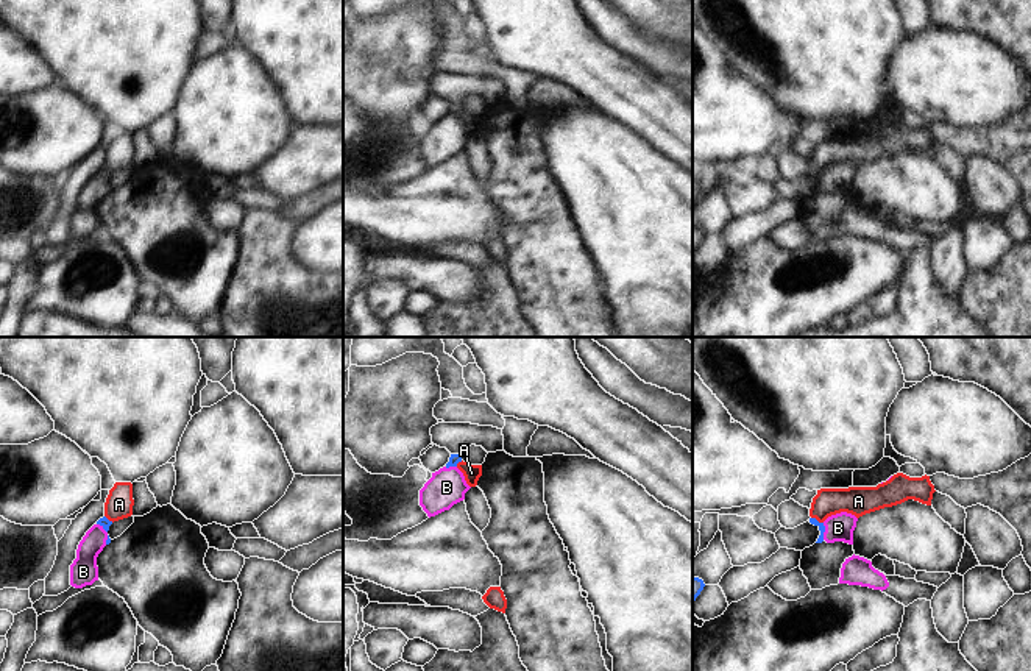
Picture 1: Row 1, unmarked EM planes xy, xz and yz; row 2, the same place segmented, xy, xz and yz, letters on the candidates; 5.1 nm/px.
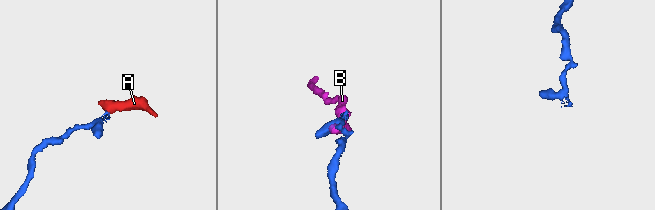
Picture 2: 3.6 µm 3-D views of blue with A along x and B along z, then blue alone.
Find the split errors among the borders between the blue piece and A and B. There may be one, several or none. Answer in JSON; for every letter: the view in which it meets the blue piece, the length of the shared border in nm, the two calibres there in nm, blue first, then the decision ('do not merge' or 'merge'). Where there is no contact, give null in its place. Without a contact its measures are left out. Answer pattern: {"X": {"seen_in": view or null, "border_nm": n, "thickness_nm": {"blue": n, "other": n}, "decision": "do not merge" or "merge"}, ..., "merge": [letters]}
{"A": {"seen_in": "yz", "border_nm": 70, "thickness_nm": {"blue": 40, "other": 150}, "decision": "do not merge"}, "B": {"seen_in": "yz", "border_nm": 90, "thickness_nm": {"blue": 40, "other": 140}, "decision": "merge"}, "merge": ["B"]}

